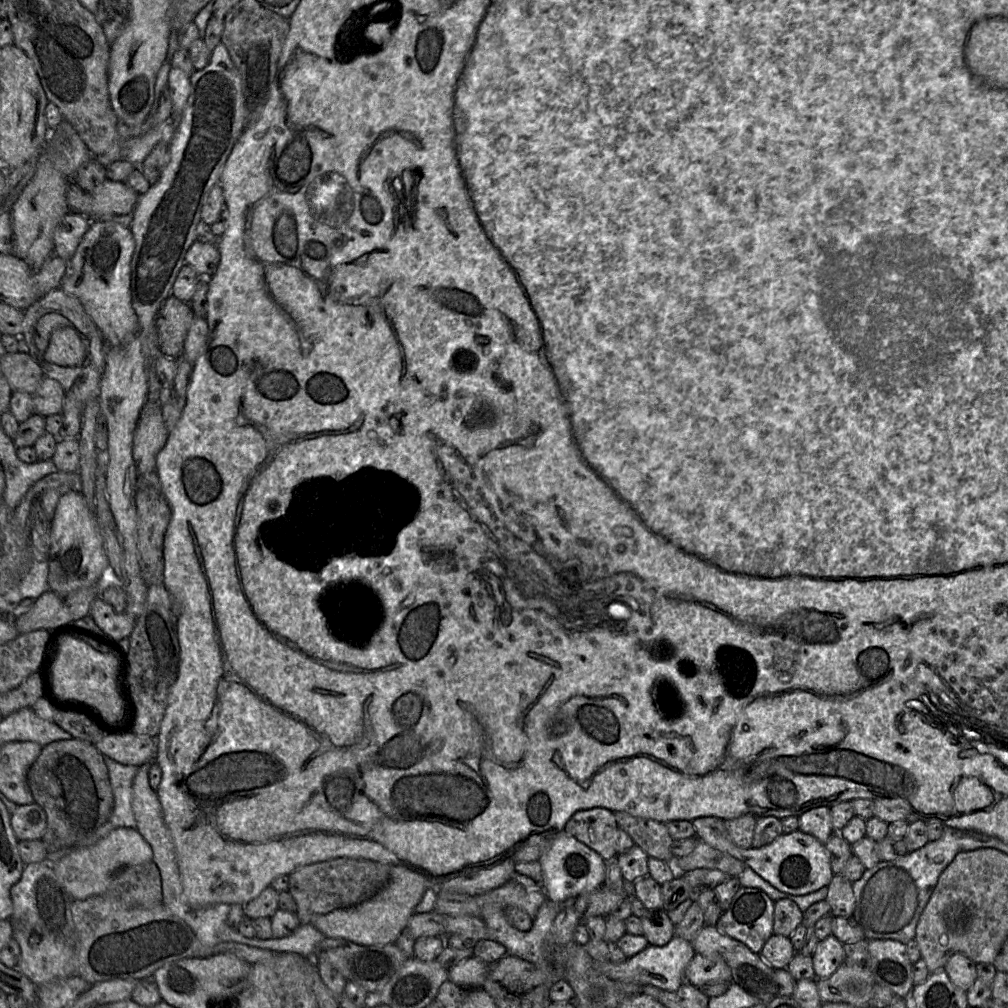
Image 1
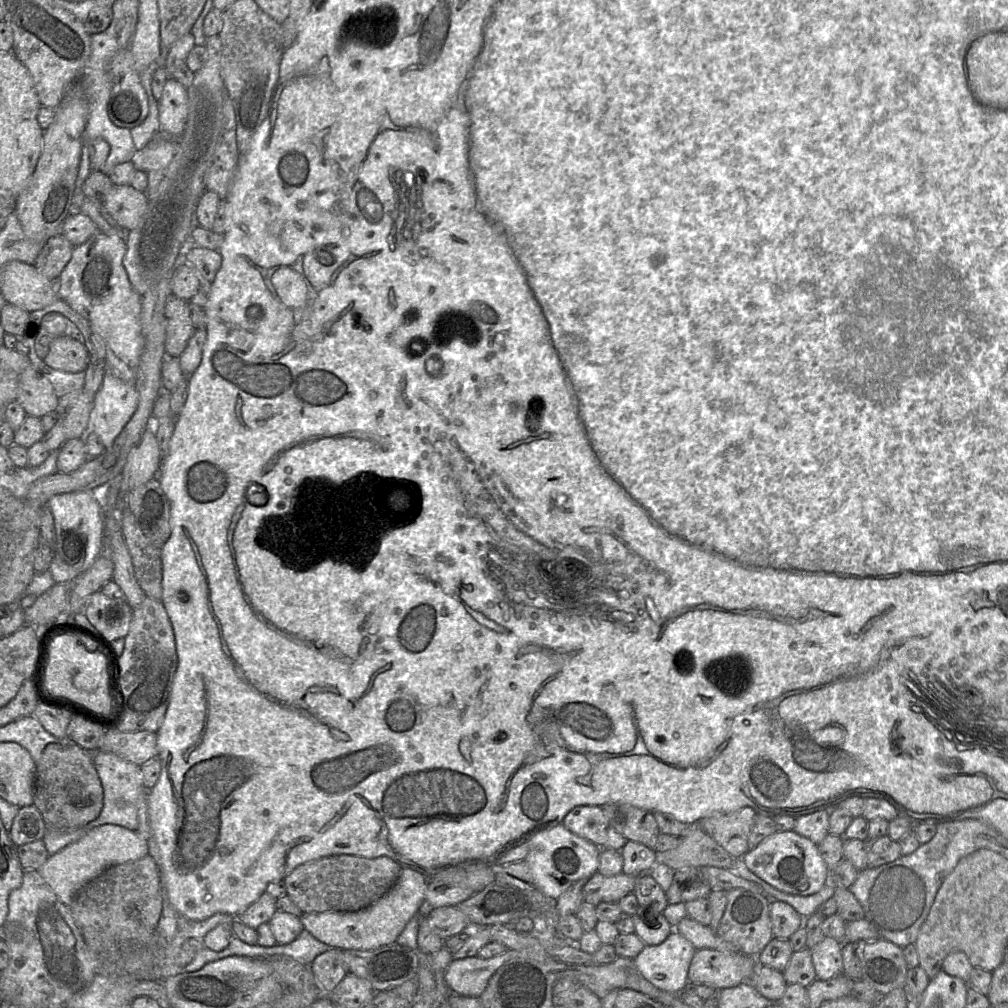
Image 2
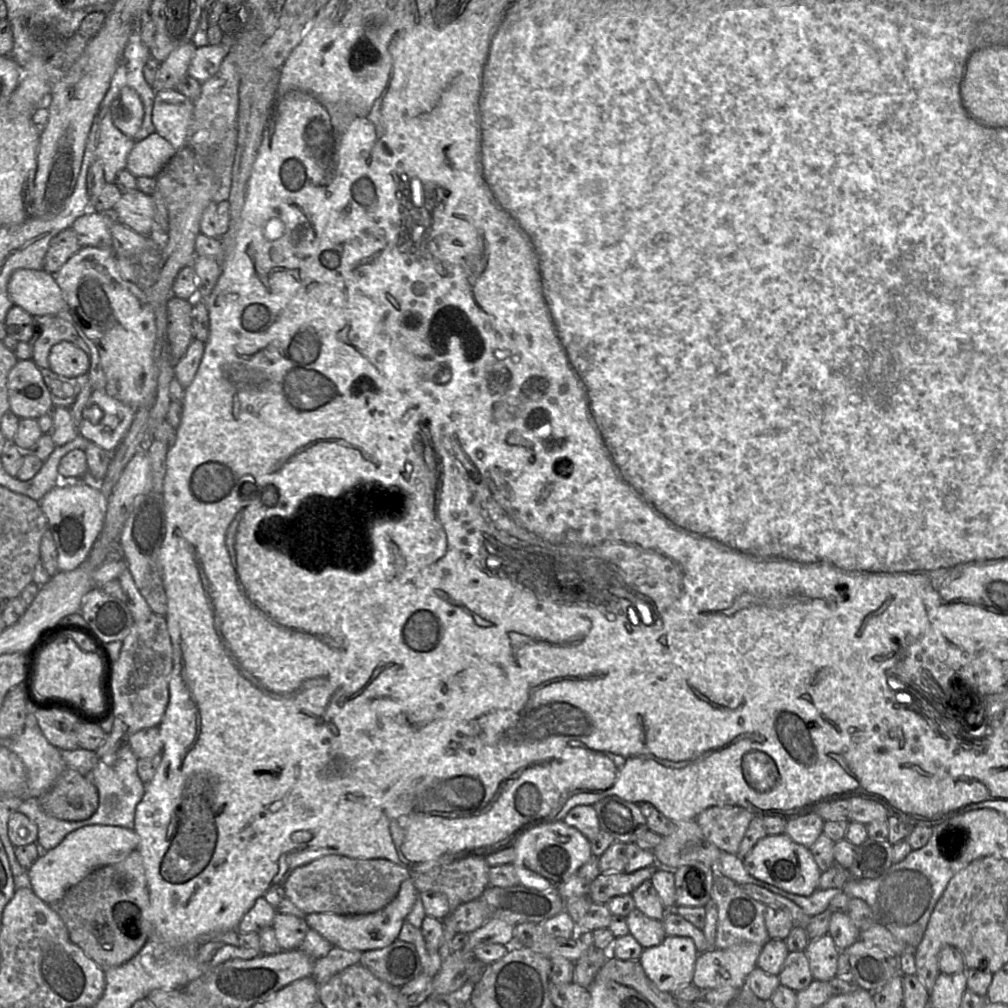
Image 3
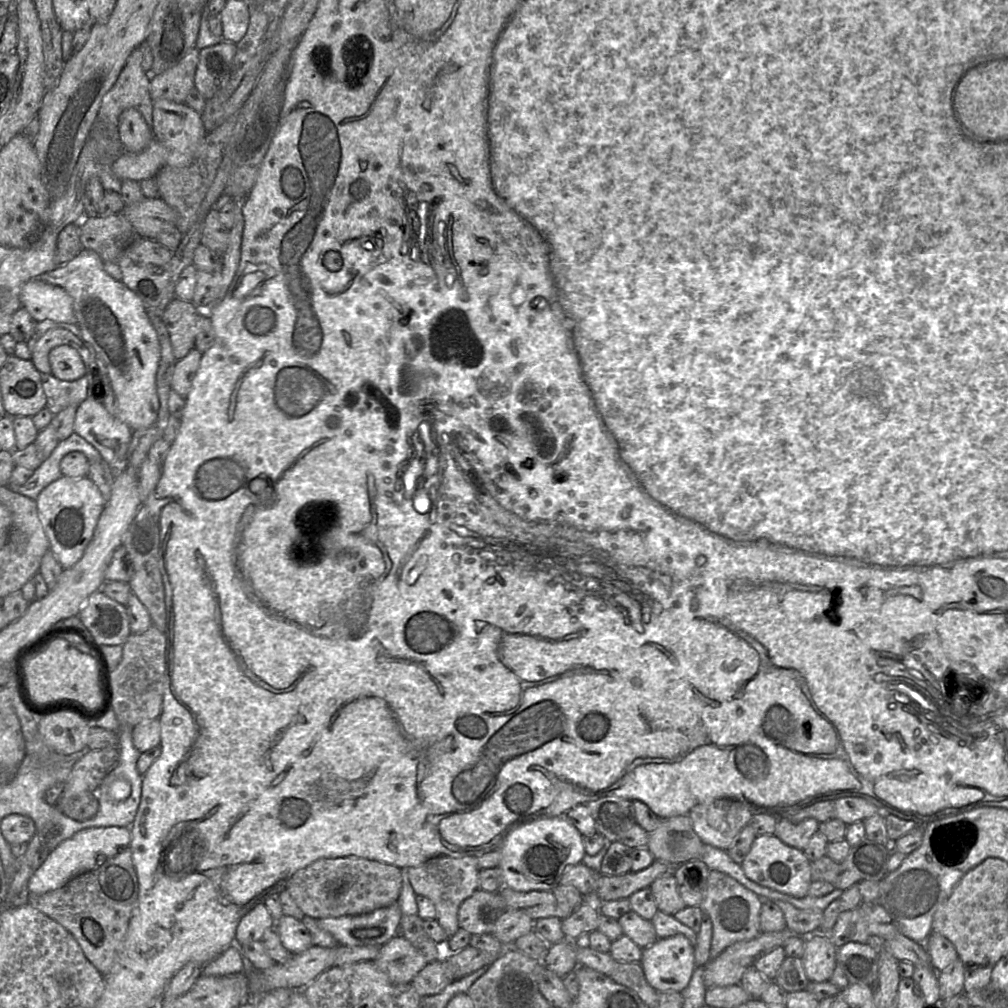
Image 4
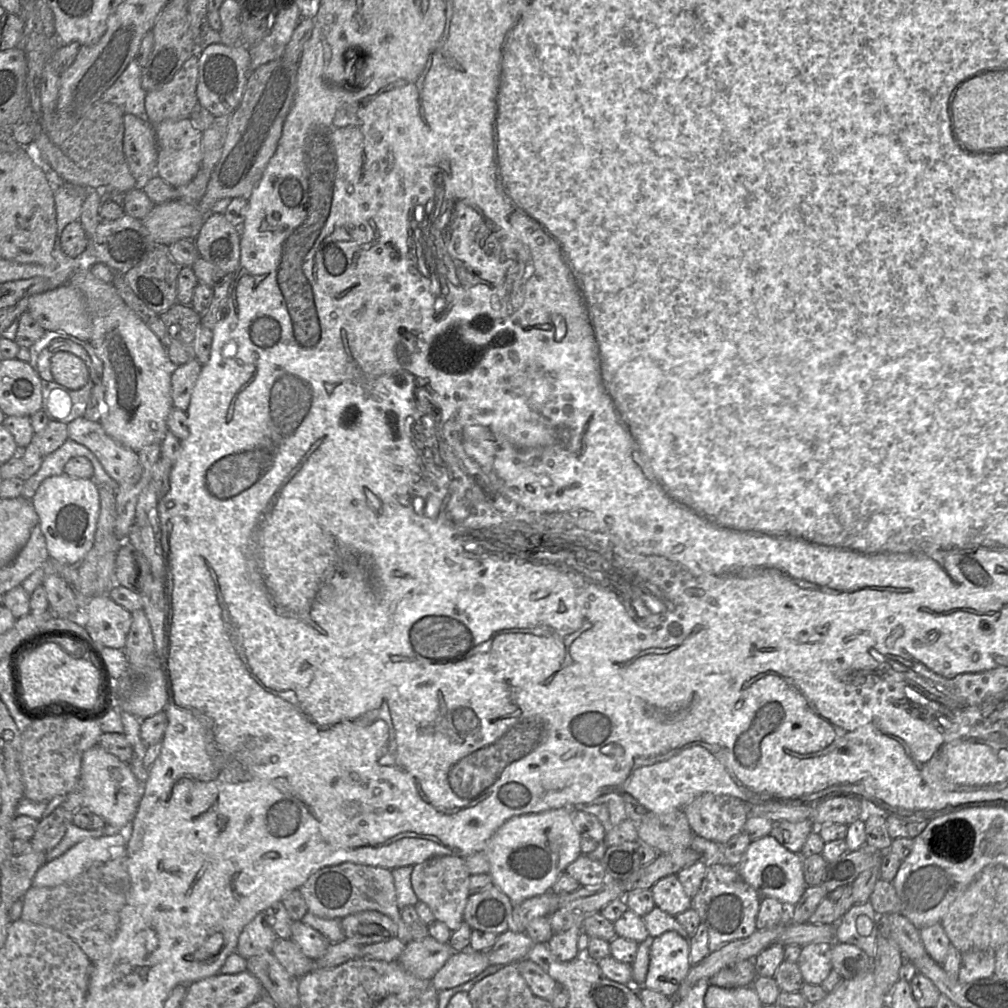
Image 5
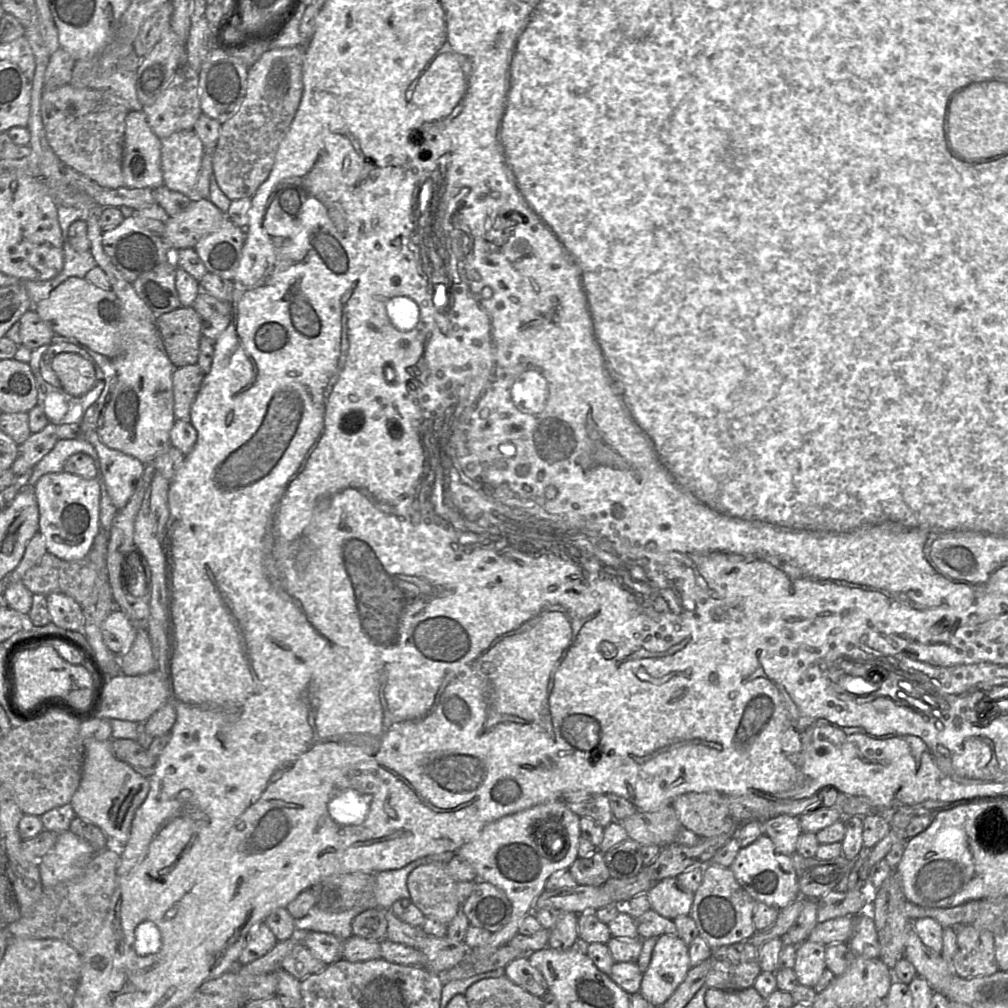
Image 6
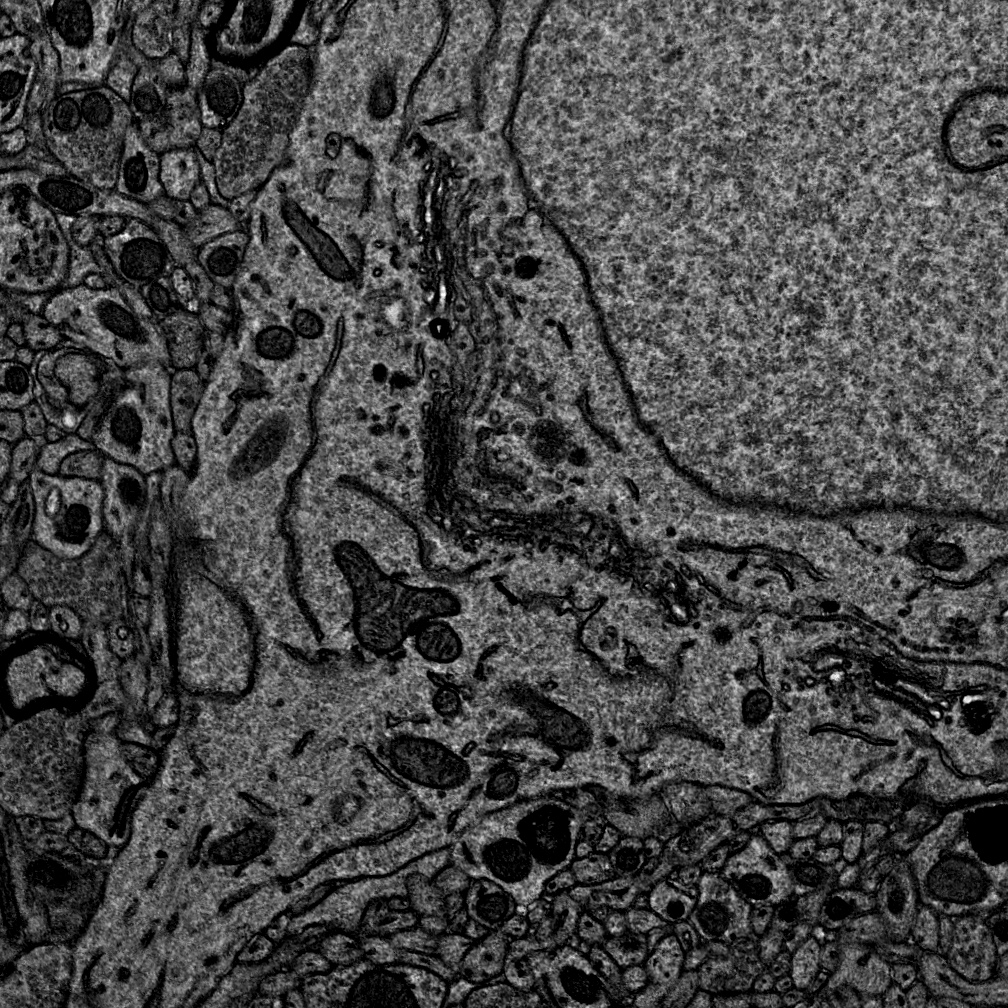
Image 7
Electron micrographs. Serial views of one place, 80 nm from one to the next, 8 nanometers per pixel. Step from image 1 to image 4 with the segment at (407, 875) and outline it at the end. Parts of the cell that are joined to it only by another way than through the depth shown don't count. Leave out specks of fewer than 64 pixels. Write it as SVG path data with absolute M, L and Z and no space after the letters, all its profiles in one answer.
M398 902L361 915L317 919L338 945L383 946L400 934L402 912Z

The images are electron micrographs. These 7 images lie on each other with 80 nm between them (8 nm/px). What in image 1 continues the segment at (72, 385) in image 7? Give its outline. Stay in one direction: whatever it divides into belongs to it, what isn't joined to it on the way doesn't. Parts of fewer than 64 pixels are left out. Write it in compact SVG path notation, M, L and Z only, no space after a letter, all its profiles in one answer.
M59 327L52 332L44 352L46 361L63 367L82 367L87 358L87 348L74 327Z

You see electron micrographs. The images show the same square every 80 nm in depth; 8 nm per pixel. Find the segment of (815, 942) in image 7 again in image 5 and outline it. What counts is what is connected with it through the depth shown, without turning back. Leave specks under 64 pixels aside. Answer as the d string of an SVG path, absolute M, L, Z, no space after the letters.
M810 943L801 946L797 964L806 984L821 985L832 971L829 943Z

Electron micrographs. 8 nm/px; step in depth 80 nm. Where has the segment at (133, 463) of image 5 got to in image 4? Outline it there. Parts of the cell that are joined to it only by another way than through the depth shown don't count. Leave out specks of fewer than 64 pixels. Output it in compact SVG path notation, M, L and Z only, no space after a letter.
M87 397L80 404L74 421L74 432L94 446L115 471L115 477L117 472L122 472L129 466L133 431L126 423L111 415L102 402Z

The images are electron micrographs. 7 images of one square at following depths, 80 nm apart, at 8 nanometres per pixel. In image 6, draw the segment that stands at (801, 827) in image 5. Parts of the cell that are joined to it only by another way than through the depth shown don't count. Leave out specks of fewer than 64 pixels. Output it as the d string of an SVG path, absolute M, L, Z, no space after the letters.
M780 815L763 822L763 832L774 843L778 853L788 855L796 852L798 838L803 833L799 817Z

